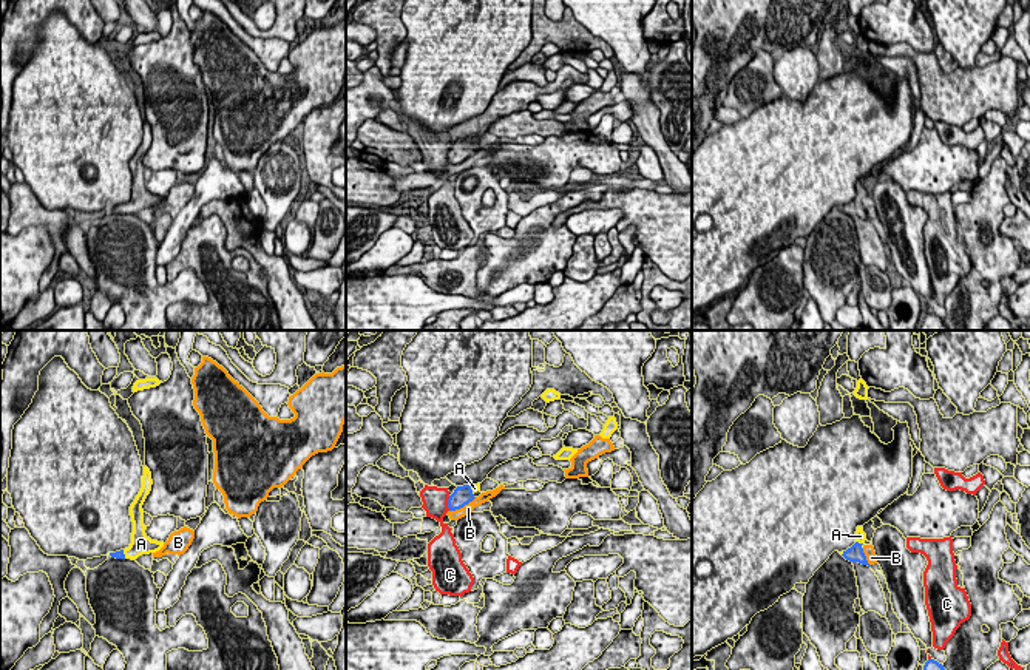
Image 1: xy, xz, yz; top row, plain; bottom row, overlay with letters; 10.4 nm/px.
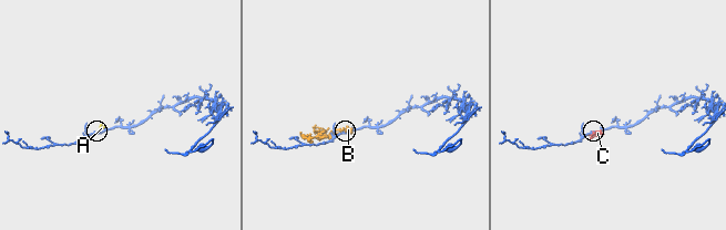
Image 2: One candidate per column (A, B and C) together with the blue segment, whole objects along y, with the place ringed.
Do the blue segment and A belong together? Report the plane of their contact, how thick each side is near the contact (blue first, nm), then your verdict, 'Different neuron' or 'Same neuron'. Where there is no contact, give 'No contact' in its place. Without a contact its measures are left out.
Touches blue in yz. Thickness 160 nm (blue) against 120 nm. Same neuron

